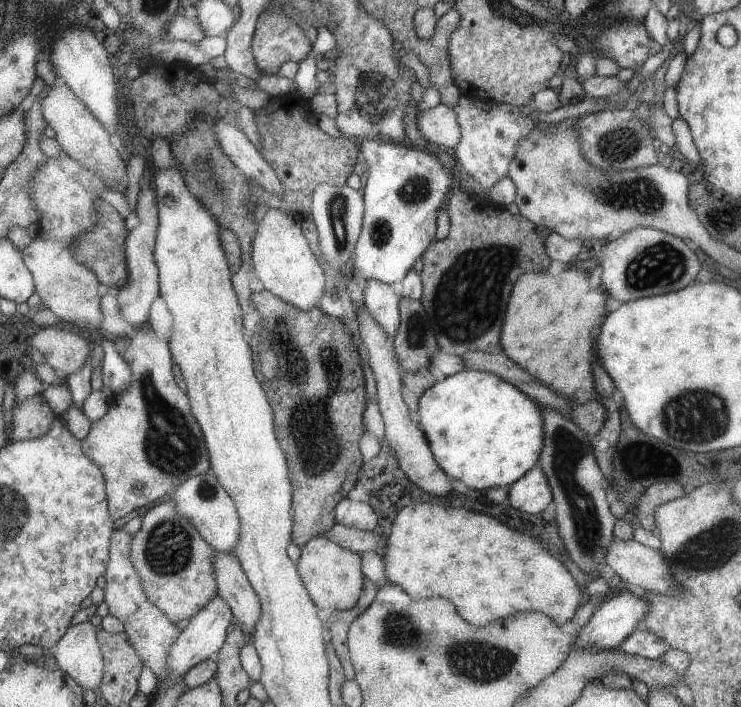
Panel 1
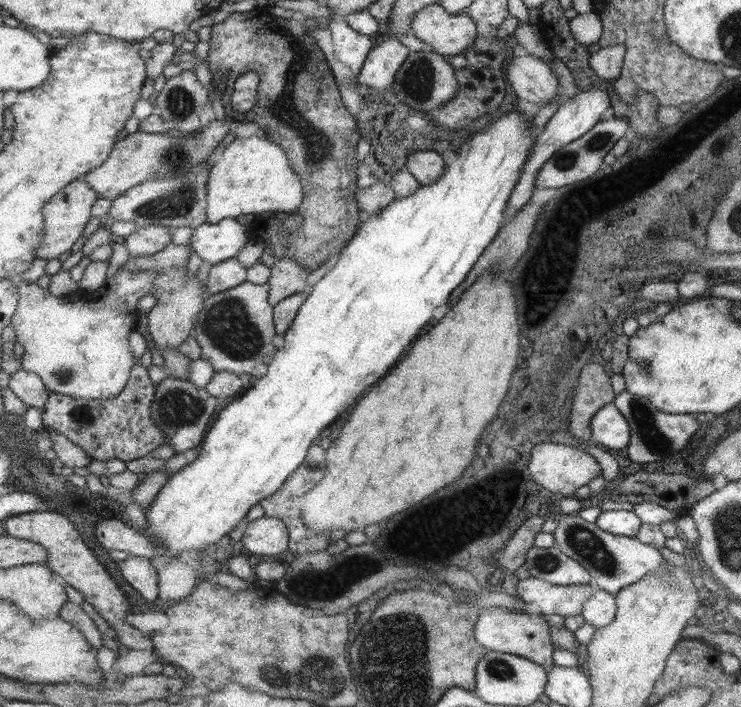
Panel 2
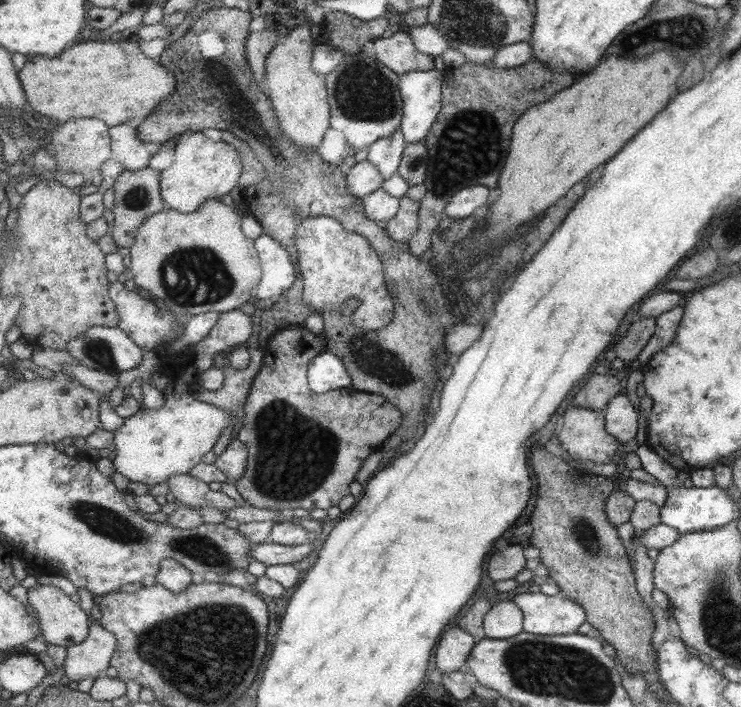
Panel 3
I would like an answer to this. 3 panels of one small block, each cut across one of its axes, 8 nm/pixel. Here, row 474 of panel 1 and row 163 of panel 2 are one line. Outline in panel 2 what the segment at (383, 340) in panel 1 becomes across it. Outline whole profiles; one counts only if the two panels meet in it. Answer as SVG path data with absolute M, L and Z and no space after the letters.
M440 151L412 152L406 160L406 170L421 186L431 185L437 181L445 167L446 163Z

